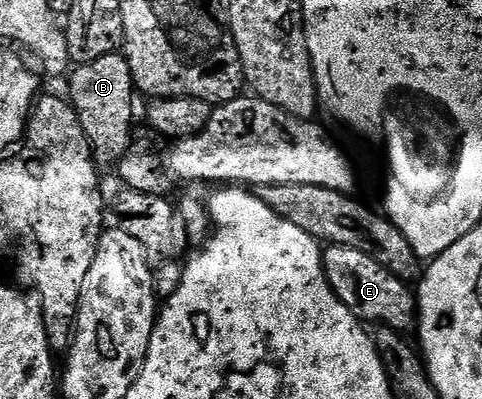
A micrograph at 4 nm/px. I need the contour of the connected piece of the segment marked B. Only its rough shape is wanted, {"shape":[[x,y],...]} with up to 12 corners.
{"shape":[[124,53],[72,71],[68,101],[102,167],[128,153],[135,87]]}

